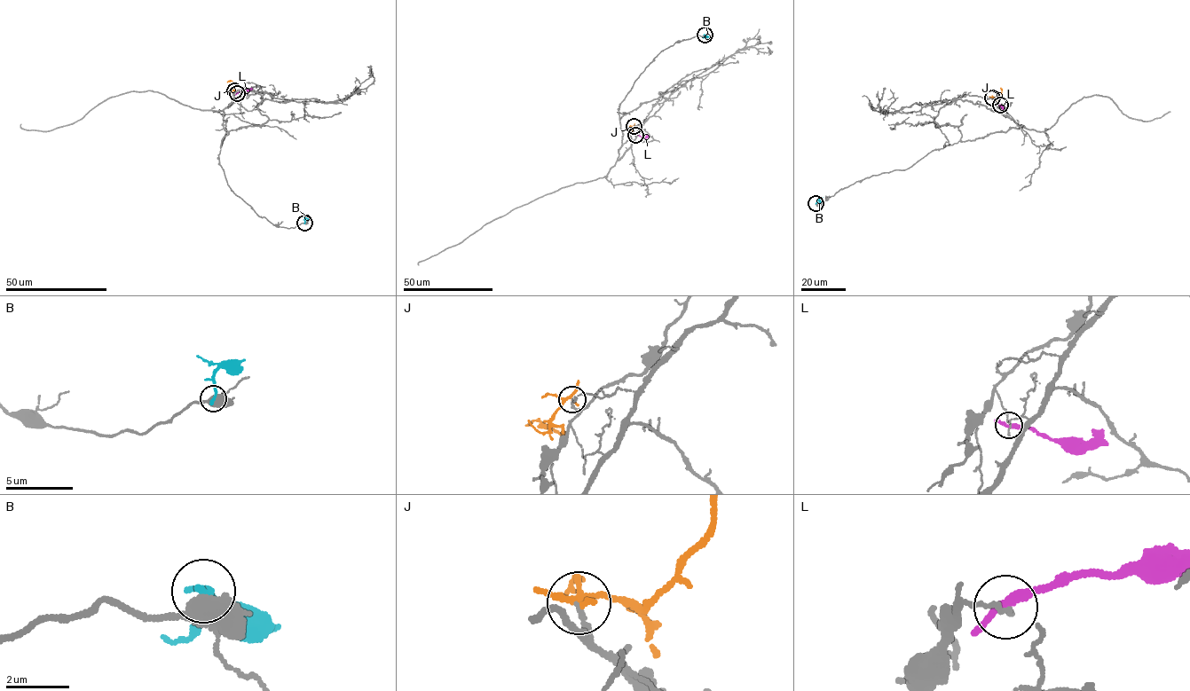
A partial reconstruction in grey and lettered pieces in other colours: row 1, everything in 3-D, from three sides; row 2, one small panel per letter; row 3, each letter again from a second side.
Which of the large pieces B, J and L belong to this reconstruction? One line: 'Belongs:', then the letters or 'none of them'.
Belongs: none of them

